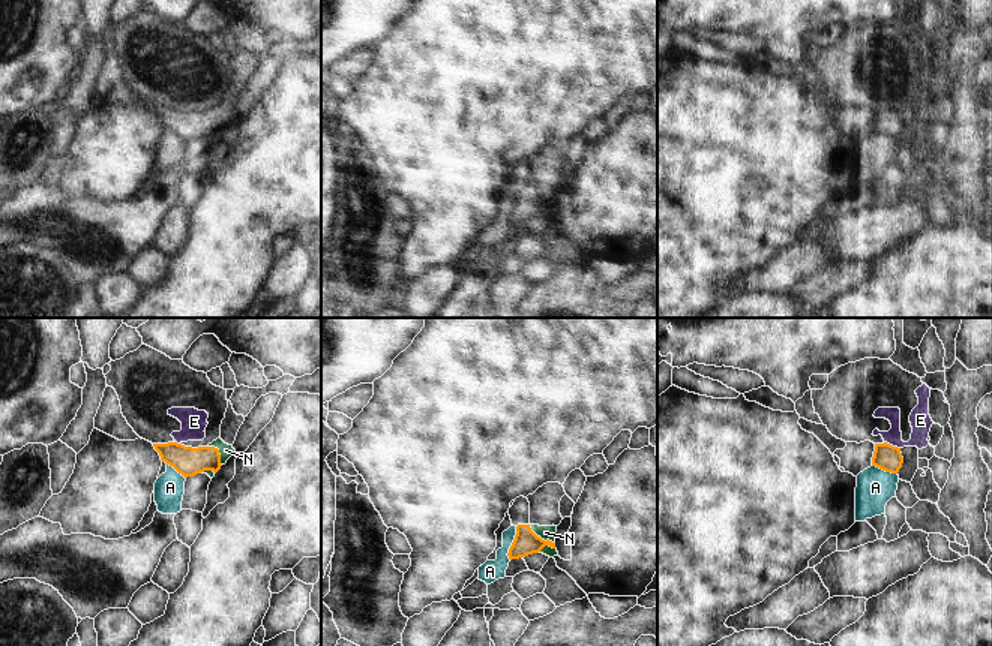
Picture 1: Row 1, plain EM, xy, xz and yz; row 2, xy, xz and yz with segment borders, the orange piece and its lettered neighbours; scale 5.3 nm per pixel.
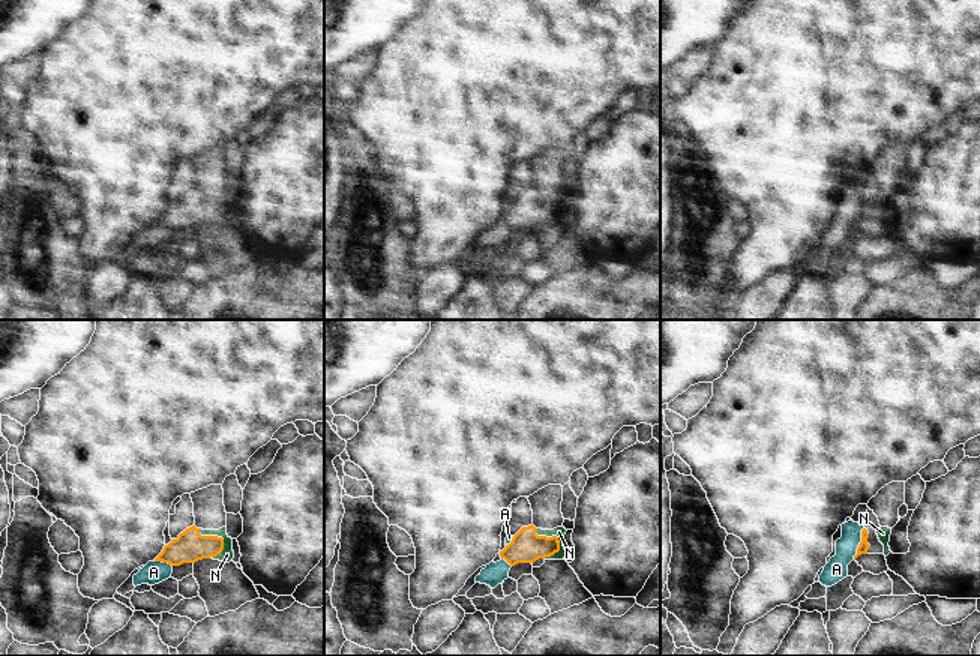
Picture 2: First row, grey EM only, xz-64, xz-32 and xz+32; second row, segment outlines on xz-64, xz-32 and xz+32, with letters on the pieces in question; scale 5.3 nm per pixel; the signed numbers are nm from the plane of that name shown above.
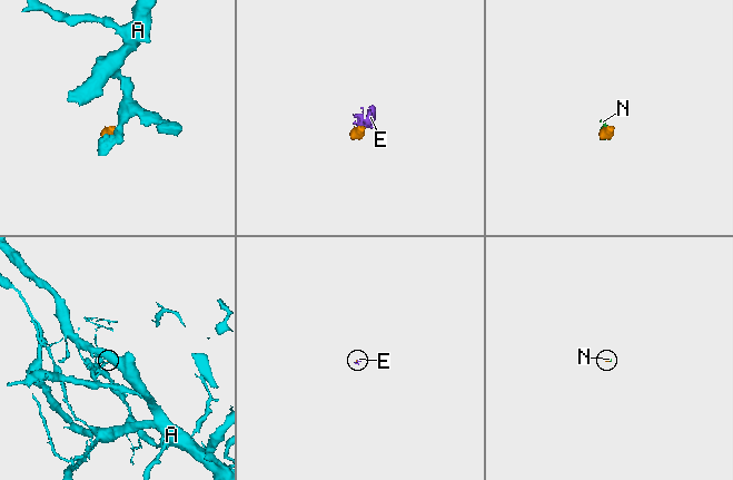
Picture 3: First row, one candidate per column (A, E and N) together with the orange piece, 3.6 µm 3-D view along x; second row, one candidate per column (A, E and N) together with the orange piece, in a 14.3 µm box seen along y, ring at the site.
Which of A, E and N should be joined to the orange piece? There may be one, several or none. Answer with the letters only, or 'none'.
N

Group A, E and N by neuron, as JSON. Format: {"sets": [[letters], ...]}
{"sets": [["A"], ["E"], ["N"]]}

